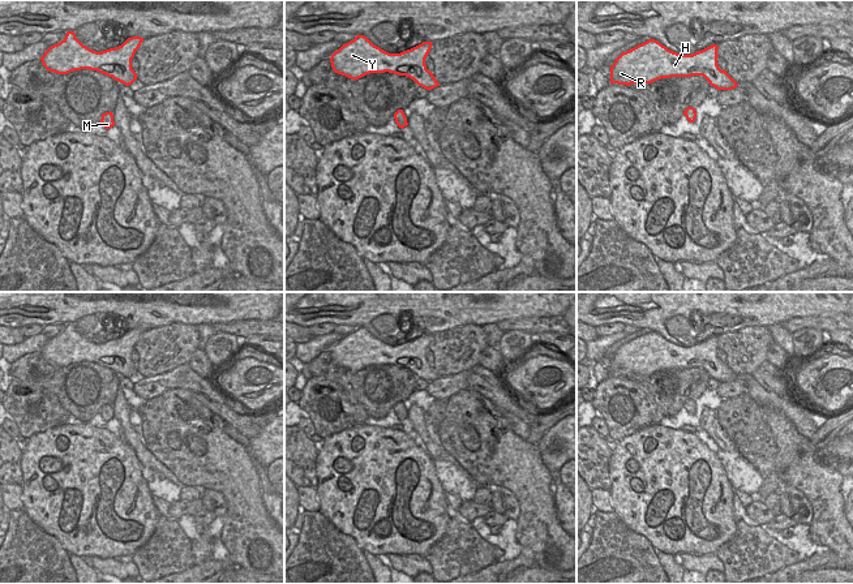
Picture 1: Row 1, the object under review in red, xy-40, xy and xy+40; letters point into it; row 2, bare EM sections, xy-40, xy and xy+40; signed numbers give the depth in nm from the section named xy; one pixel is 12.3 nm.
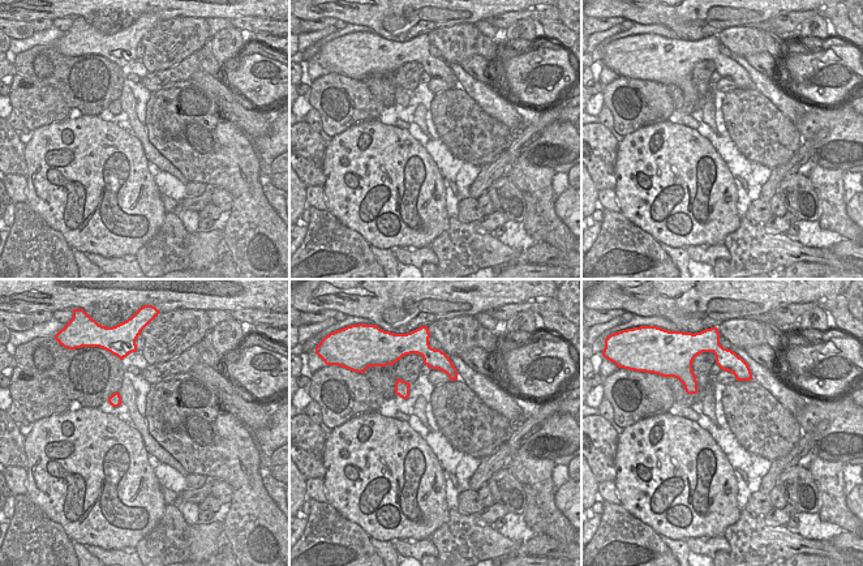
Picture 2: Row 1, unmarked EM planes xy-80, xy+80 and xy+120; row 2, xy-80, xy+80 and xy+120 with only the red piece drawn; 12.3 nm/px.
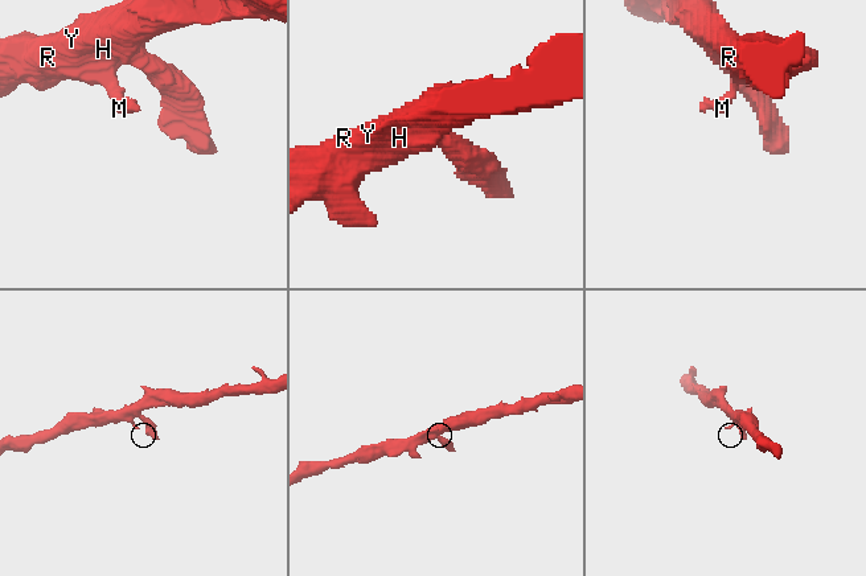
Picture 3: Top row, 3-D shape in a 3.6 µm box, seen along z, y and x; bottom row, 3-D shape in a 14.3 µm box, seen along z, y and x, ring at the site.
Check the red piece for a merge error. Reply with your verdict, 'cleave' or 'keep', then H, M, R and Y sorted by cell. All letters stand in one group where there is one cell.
keep; H M R Y

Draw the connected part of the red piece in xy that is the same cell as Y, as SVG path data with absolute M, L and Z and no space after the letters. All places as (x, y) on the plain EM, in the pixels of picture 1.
M356 327L353 332L331 347L330 355L335 365L351 372L359 372L370 365L389 364L410 369L419 378L432 382L440 378L425 357L432 335L423 334L400 345L389 345L374 338L367 328Z

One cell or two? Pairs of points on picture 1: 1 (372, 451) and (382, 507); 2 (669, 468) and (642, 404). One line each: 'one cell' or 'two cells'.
1: one cell
2: two cells

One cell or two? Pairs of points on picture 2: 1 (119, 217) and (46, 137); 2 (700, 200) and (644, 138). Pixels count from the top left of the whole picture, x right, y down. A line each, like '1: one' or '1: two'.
1: one
2: one

